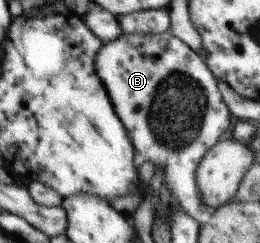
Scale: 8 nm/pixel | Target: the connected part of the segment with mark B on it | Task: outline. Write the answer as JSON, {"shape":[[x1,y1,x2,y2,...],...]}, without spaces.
{"shape":[[171,30,161,34,123,33,117,40,103,44,95,56,95,72,103,81,115,112,135,146,157,170,163,170,167,192,173,199,171,208,181,208,197,218,207,210,197,188,196,170,206,152,219,142,219,136,231,126,231,111,223,100,218,81,200,56]]}

